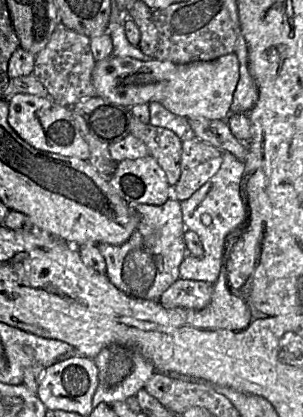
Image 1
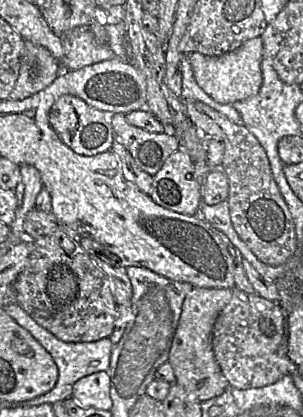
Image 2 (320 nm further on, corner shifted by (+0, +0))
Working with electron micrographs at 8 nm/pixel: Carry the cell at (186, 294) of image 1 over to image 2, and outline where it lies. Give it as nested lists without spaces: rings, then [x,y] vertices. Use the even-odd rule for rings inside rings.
[[[237,288],[231,291],[232,298],[218,315],[213,327],[212,347],[215,360],[229,387],[246,390],[274,384],[287,376],[287,359],[277,354],[285,333],[284,311],[278,303],[263,299],[257,294],[248,294]]]

